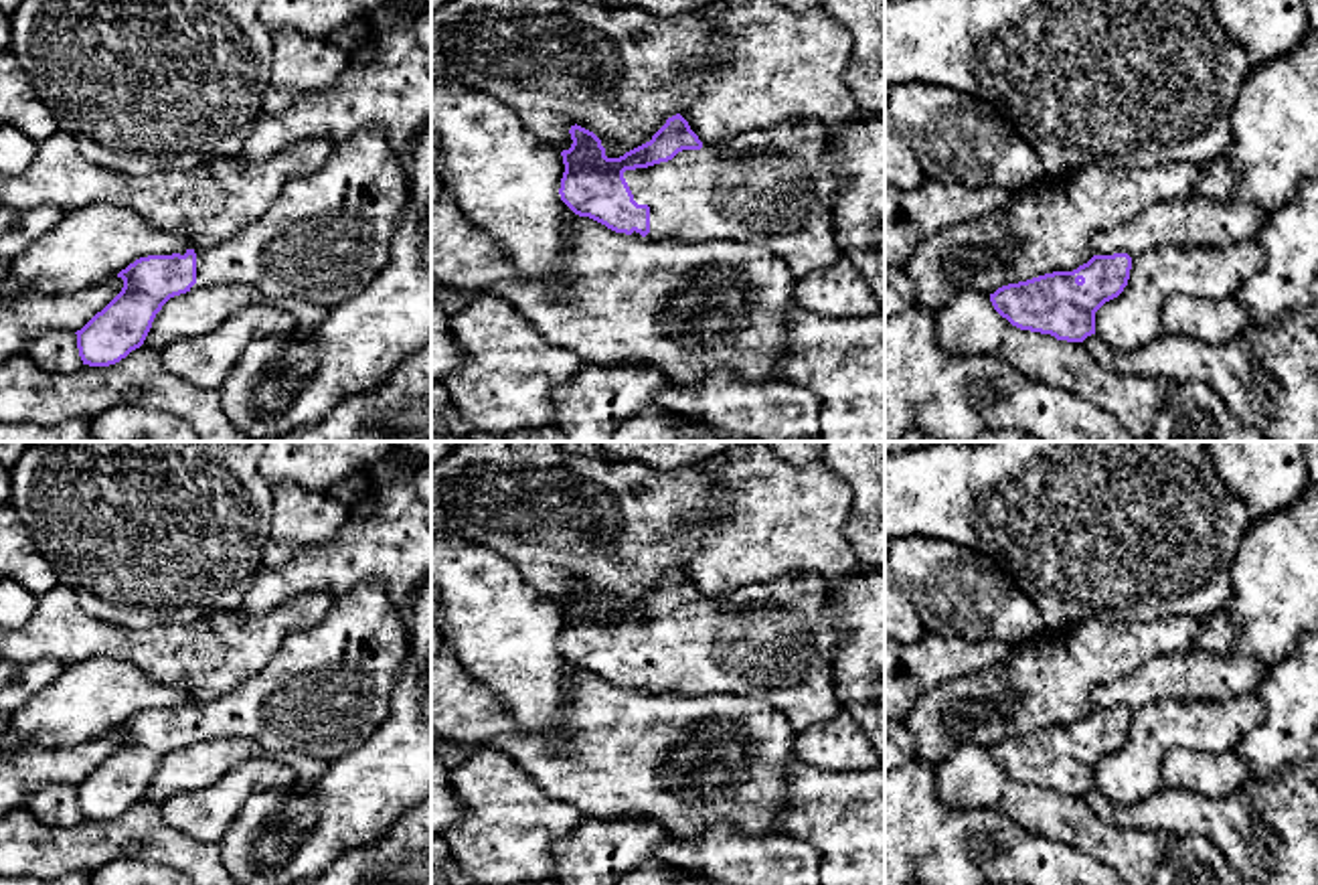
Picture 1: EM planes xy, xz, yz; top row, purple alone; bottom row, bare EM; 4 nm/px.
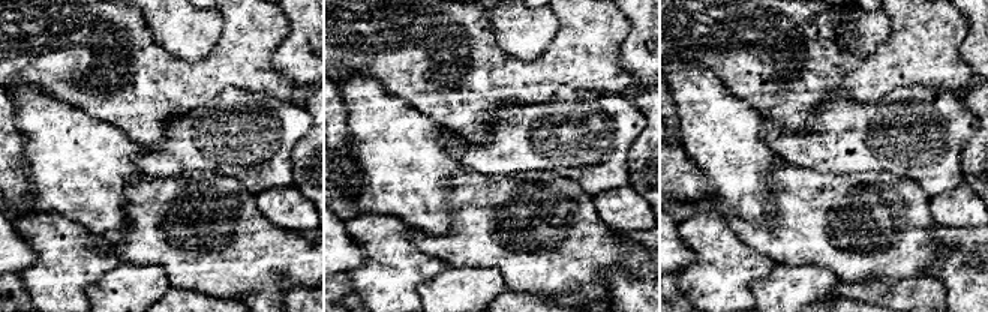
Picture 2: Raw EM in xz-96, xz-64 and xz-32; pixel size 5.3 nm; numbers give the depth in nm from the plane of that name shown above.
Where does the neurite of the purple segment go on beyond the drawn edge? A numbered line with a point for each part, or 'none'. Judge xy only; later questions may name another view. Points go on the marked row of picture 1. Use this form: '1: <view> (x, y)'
1: xy (326, 235)

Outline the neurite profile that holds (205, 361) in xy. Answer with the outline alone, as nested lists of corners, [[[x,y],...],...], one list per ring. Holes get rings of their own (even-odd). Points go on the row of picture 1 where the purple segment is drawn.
[[[269,302],[245,306],[209,334],[170,342],[162,350],[162,363],[192,385],[219,391],[253,340],[290,334],[296,326],[298,320],[287,310]]]

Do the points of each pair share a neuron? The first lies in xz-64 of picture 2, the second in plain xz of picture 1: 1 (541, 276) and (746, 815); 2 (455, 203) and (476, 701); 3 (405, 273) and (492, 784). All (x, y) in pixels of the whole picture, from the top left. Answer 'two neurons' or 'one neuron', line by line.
1: one neuron
2: one neuron
3: one neuron

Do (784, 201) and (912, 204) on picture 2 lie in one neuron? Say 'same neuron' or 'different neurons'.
same neuron

